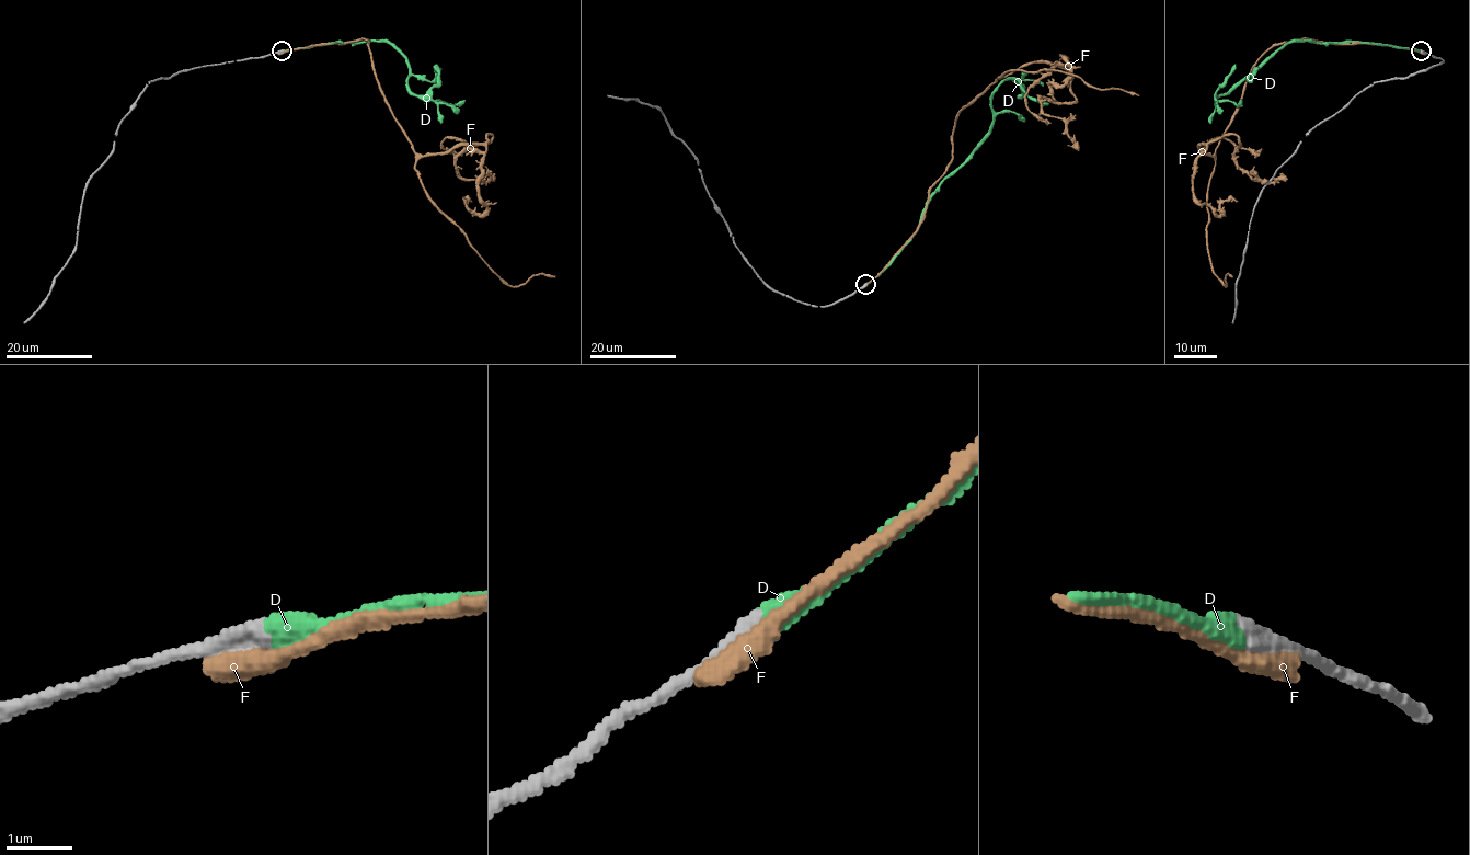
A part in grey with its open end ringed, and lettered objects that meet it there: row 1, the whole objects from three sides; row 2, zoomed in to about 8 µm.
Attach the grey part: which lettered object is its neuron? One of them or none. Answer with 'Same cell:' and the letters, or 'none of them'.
Same cell: D

